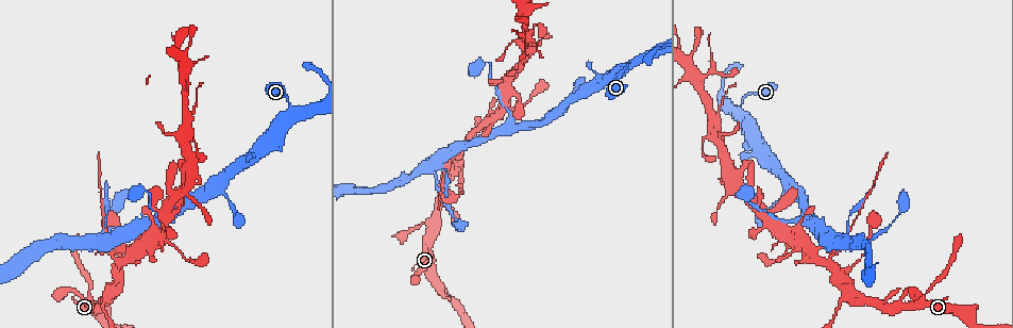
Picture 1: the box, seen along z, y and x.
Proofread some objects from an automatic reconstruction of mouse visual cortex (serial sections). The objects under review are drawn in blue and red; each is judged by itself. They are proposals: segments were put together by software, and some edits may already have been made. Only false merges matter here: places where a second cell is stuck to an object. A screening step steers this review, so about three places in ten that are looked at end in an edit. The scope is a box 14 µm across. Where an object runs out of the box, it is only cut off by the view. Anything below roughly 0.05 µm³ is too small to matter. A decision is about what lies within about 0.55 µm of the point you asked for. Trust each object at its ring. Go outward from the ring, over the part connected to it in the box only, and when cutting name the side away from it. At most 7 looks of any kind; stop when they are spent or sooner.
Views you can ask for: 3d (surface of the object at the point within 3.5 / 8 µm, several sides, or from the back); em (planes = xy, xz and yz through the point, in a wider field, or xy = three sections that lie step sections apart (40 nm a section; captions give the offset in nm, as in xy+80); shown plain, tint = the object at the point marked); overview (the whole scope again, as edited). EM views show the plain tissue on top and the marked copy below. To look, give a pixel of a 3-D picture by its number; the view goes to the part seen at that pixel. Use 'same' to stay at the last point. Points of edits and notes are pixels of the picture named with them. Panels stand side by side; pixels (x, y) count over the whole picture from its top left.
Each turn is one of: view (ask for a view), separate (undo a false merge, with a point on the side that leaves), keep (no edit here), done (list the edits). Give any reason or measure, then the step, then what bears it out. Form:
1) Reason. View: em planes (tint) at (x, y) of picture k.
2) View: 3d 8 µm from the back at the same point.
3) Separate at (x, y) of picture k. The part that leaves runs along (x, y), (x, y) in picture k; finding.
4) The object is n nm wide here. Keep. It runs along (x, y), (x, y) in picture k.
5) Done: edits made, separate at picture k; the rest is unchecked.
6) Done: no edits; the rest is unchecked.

Sharp bend. View: 3d 3.5 µm at (743, 111) of picture 1.

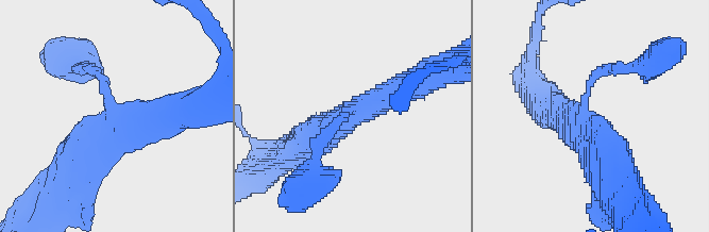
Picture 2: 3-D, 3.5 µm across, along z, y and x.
Now the EM. View: em xy step 5 (tint) at (112, 120) of picture 2.

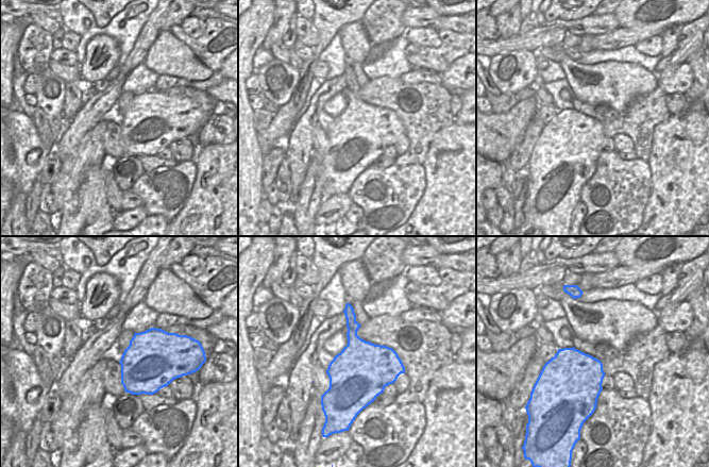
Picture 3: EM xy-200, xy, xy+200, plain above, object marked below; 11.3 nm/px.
3 arms meet here; the arms are 150, 400, 500 nm wide. Keep. It runs along (611, 70), (601, 70), (585, 99), (611, 171) in picture 2; one cell here.

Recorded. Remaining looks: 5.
Sudden change in width. View: 3d 8 µm at (789, 222) of picture 1.

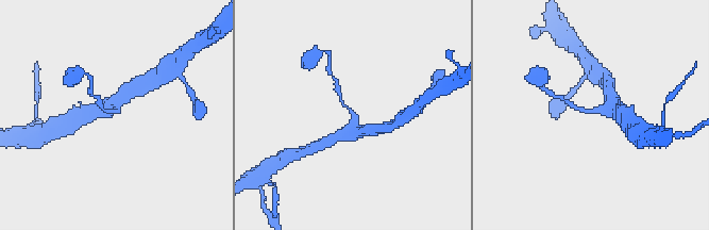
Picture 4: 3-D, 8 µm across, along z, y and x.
The arms are 150, 450 nm wide; now the EM. View: em xy step 3 (tint) at (350, 110) of picture 4.

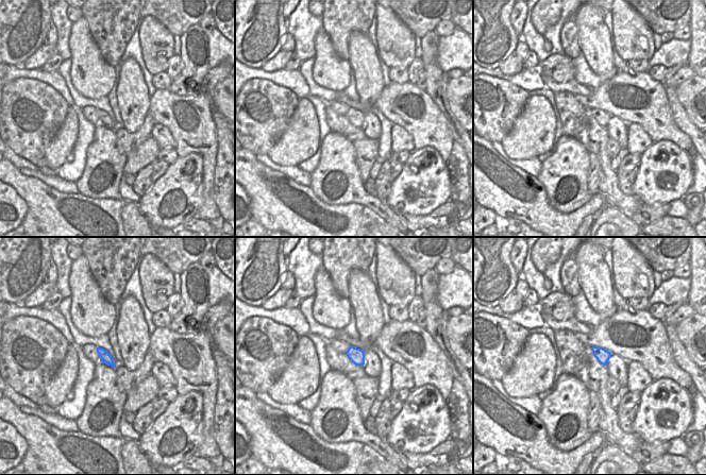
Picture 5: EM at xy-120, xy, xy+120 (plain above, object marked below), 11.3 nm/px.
Keep. It runs along (358, 132), (337, 86) in picture 4; one cell here.

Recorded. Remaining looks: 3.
Three-way junction. View: 3d 8 µm at (111, 257) of picture 1.

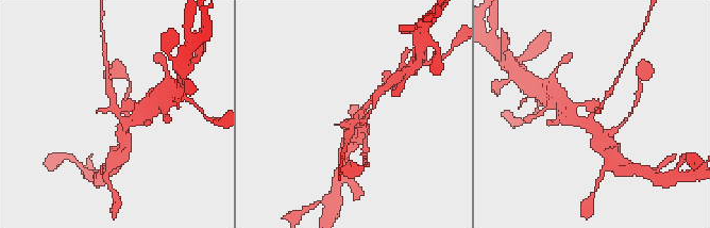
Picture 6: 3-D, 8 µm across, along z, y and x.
View: 3d 3.5 µm at (593, 116) of picture 6.

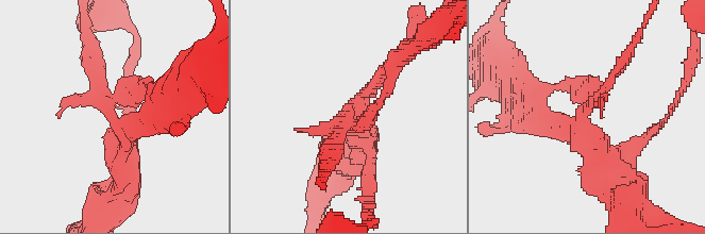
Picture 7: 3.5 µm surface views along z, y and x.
Separate at (76, 99) of picture 7. The part that leaves runs along (110, 116), (89, 67), (86, 31) in picture 7; a second cell is stuck on.

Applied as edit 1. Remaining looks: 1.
Done: edits made, separate at picture 7; the rest is unchecked.

